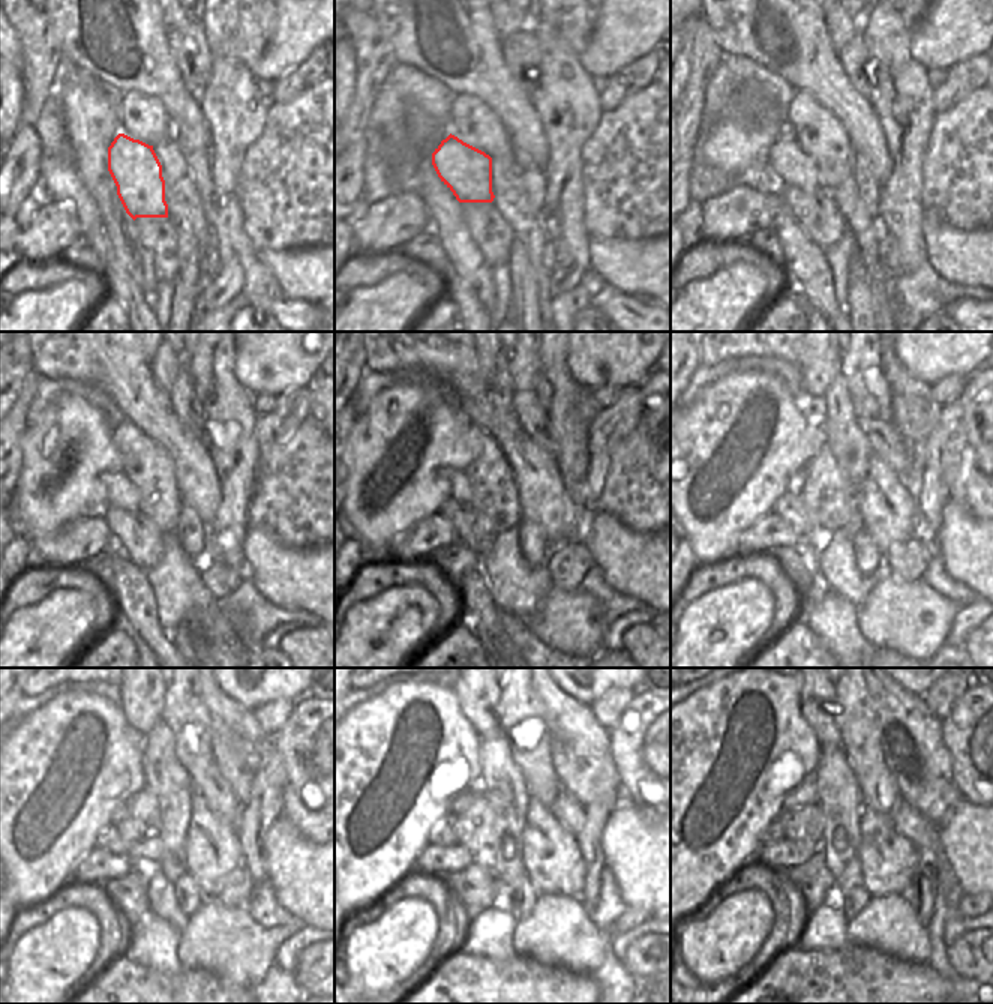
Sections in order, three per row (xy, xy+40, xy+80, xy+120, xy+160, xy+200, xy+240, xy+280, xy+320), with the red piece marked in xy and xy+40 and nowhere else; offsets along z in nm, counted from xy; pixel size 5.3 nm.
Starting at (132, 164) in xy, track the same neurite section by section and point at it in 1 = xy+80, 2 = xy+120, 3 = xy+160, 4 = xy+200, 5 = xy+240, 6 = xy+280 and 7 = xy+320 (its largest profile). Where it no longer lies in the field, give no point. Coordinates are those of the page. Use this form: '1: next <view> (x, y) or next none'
1: next xy+80 (791, 164)
2: next xy+120 (122, 494)
3: next xy+160 (459, 485)
4: next xy+200 (795, 485)
5: next xy+240 (125, 808)
6: next xy+280 (464, 800)
7: next xy+320 (806, 793)

